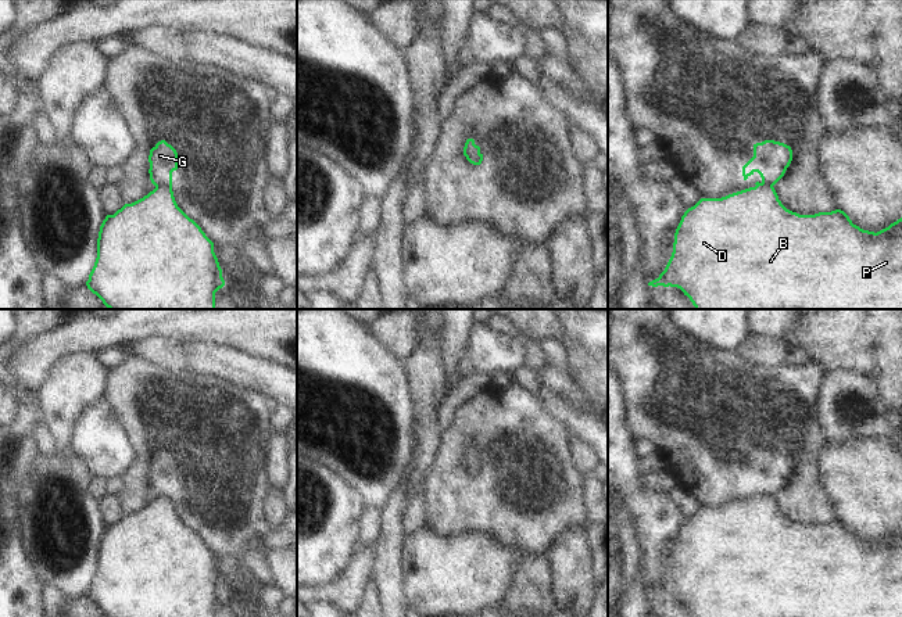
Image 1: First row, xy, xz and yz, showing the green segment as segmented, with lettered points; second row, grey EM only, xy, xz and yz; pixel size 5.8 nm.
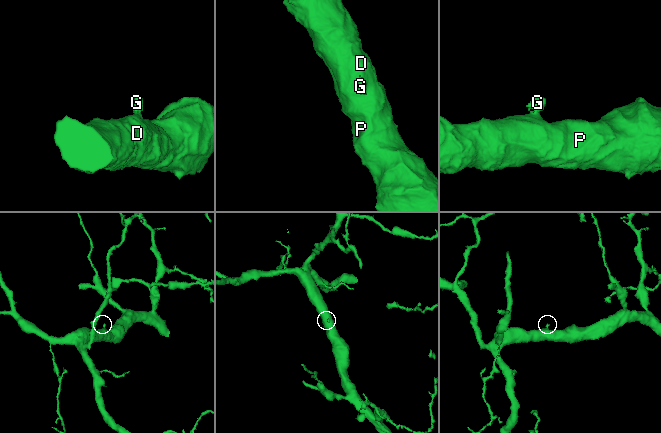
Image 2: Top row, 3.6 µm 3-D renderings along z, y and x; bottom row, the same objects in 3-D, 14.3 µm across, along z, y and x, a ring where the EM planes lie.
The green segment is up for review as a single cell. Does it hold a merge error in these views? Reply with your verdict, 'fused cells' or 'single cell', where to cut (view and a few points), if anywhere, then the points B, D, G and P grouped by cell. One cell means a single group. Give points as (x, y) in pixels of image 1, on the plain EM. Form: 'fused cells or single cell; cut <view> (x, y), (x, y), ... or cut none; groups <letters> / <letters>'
fused cells; cut xy (156, 497), (164, 497), (172, 505); groups B D P / G

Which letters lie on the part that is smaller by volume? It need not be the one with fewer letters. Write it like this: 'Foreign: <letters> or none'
Foreign: G

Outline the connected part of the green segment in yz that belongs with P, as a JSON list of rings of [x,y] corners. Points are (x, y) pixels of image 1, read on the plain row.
[[[765,496],[749,498],[722,509],[701,509],[681,527],[672,567],[659,588],[648,596],[677,598],[694,617],[902,617],[902,528],[874,544],[853,535],[841,520],[815,525],[792,523],[781,514],[774,498]]]

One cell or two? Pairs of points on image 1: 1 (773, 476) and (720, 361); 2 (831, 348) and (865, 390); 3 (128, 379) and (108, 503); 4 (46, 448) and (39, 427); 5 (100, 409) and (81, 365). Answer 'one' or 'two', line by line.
1: one
2: two
3: two
4: one
5: two

